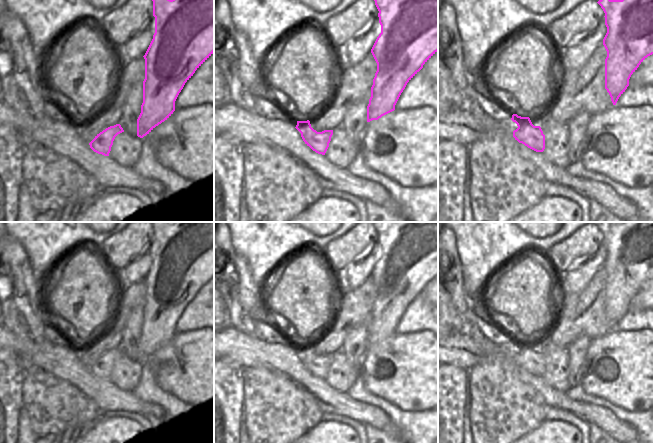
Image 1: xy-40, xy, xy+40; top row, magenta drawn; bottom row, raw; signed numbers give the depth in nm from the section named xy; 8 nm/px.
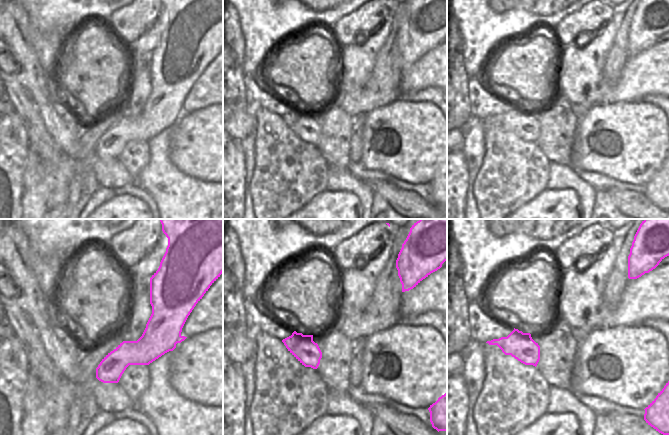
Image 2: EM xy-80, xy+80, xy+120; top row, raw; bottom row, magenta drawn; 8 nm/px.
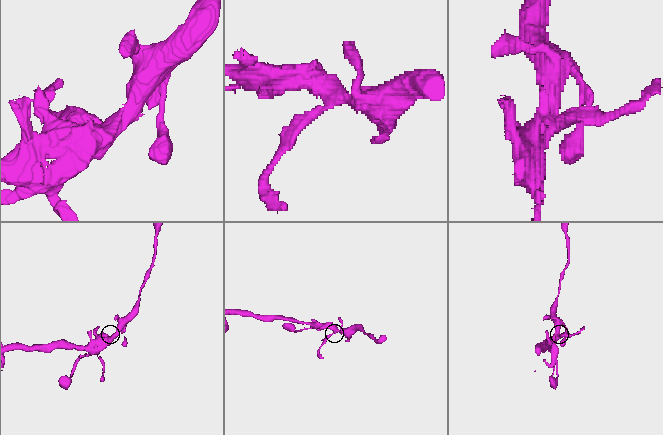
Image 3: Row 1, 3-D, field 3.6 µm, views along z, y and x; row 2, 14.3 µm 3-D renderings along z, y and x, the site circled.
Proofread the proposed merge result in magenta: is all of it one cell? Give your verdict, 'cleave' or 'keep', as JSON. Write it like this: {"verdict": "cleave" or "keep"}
{"verdict": "cleave"}

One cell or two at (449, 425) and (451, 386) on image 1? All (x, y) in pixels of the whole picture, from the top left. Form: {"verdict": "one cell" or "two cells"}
{"verdict": "one cell"}

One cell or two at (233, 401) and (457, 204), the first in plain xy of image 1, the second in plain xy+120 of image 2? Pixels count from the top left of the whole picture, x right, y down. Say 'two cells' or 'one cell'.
one cell

